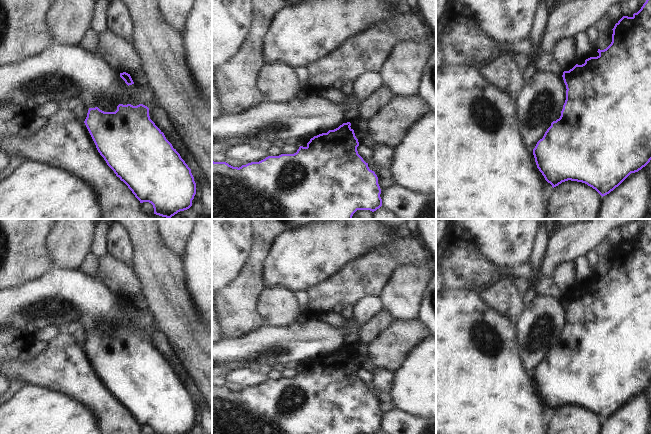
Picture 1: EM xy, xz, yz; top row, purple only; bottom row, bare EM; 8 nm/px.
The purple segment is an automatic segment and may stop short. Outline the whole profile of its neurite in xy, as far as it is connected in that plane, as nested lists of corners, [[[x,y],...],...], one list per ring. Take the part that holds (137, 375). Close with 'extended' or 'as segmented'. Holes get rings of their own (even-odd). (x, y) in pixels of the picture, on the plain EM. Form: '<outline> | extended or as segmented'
[[[119,328],[115,336],[89,332],[84,345],[95,369],[107,389],[140,425],[149,426],[154,434],[187,434],[196,418],[191,393],[150,343],[143,328]]] | as segmented

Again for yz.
[[[651,219],[647,220],[646,226],[637,237],[632,241],[623,240],[612,254],[611,268],[604,274],[598,273],[597,281],[590,281],[584,288],[576,288],[569,295],[563,296],[562,301],[567,314],[561,340],[551,347],[543,362],[533,373],[537,392],[553,412],[568,404],[577,405],[592,411],[603,421],[618,411],[631,397],[638,396],[651,384]]] | as segmented

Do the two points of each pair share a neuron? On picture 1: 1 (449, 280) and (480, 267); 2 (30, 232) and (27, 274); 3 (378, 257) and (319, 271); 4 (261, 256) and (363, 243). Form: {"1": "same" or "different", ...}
{"1": "same", "2": "same", "3": "different", "4": "different"}

